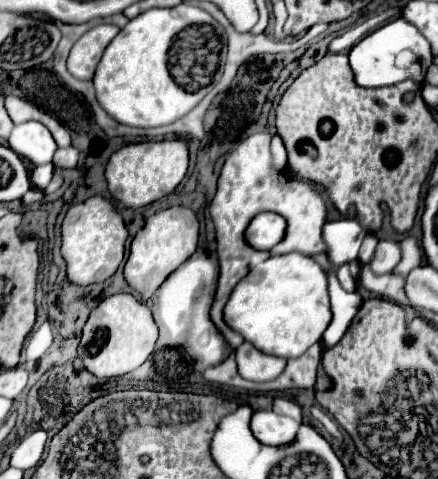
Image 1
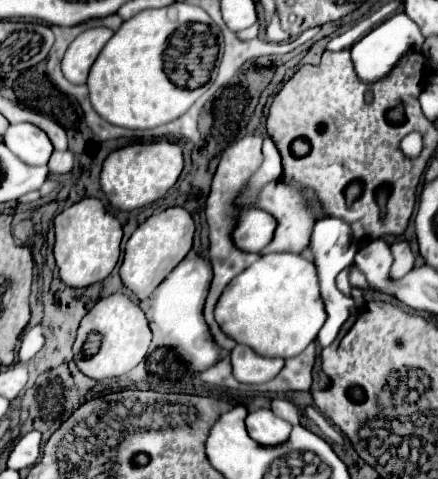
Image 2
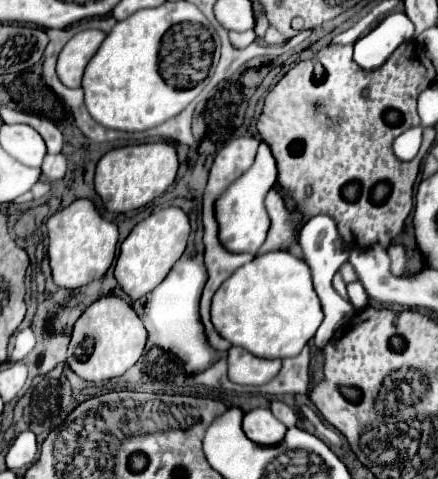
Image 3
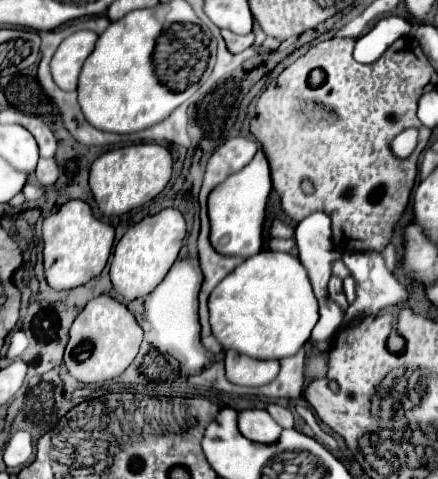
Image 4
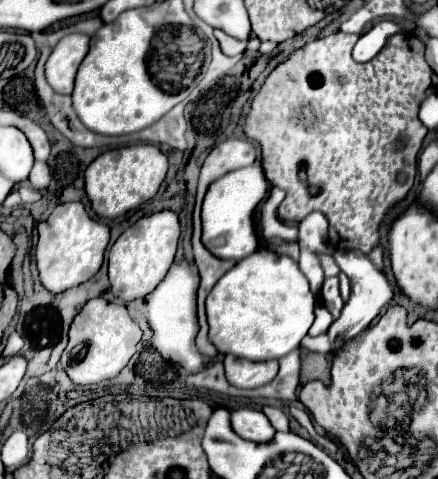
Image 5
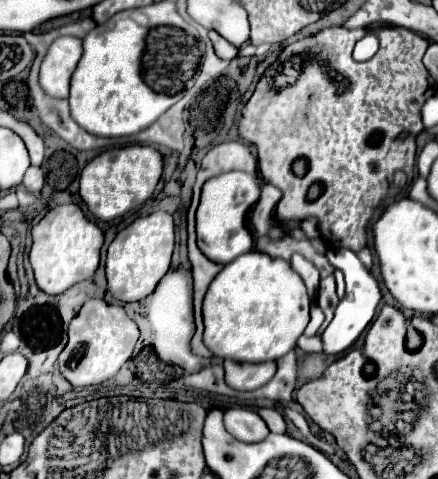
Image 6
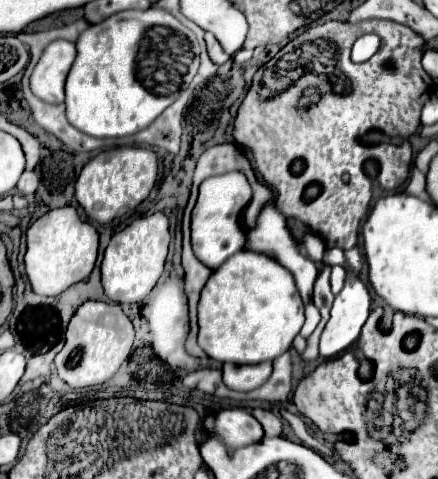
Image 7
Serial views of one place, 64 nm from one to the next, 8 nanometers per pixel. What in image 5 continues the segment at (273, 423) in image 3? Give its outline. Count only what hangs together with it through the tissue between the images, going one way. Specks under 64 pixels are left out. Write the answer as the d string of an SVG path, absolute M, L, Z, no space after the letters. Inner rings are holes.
M252 408L232 410L230 424L240 438L250 442L268 442L274 436L274 428L260 410L252 410Z

